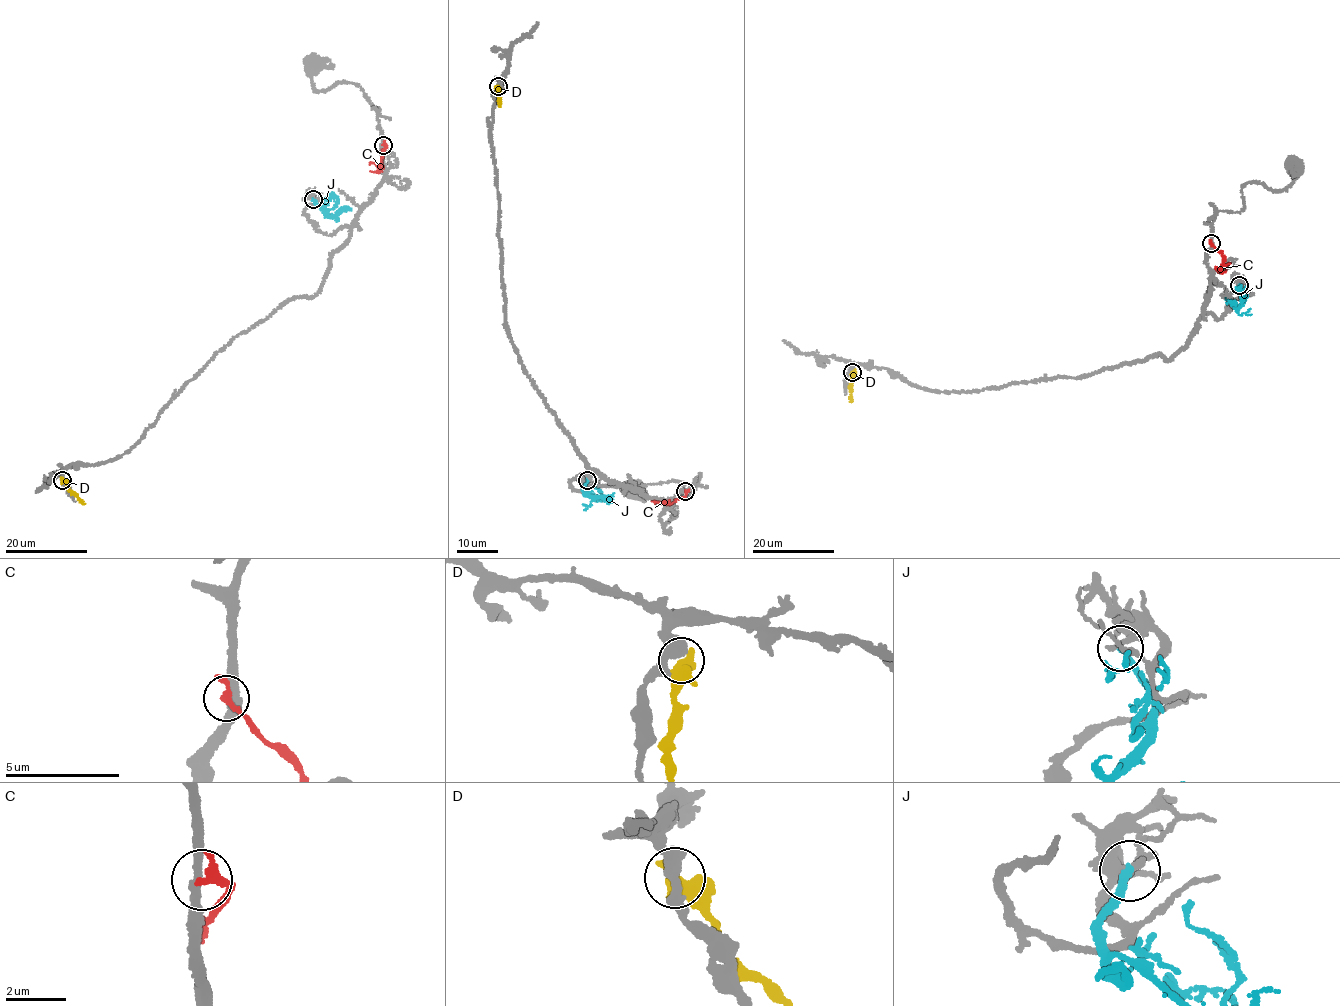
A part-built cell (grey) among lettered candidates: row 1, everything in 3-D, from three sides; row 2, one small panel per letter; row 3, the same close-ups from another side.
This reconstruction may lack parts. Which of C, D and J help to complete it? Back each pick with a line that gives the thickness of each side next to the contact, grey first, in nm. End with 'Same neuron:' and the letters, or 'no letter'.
Same neuron: no letter

